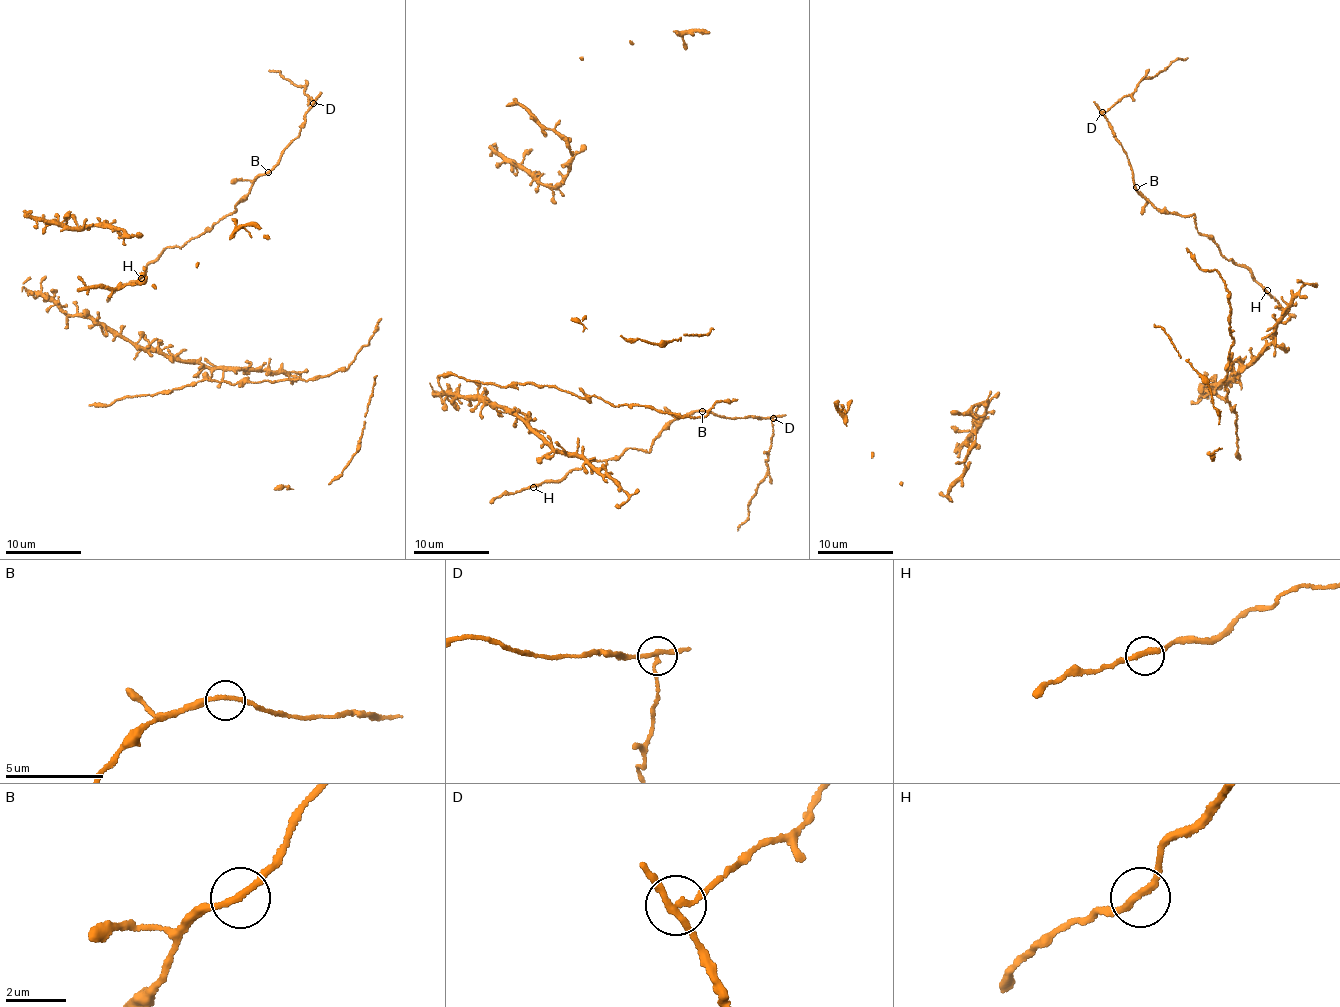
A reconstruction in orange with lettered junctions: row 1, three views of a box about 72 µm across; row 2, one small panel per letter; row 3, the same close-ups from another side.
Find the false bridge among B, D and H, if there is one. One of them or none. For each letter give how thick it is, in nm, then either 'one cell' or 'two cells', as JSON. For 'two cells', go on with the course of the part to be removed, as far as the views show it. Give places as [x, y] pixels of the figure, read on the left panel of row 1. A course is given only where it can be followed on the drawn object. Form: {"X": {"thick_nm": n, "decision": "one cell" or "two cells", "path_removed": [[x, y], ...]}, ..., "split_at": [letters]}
{"B": {"thick_nm": 200, "decision": "one cell"}, "D": {"thick_nm": 190, "decision": "two cells", "path_removed": [[312, 103], [315, 100], [307, 97], [304, 87], [269, 71]]}, "H": {"thick_nm": 240, "decision": "one cell"}, "split_at": ["D"]}

